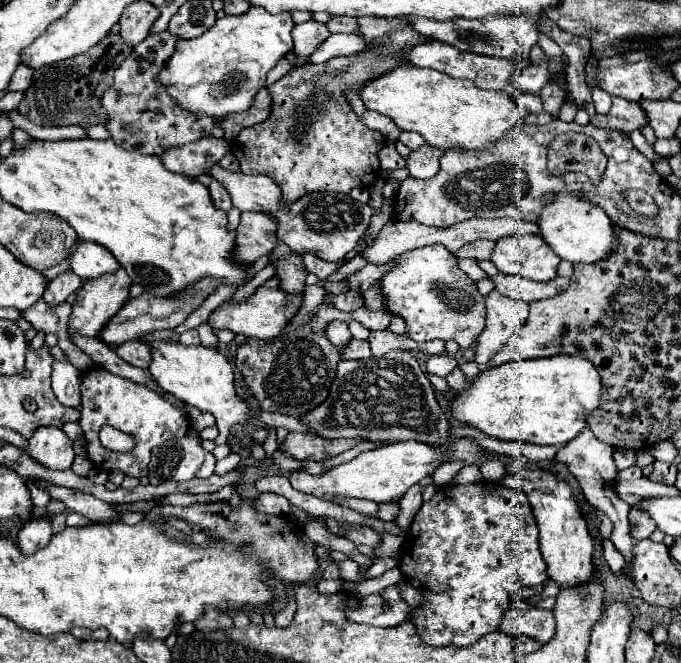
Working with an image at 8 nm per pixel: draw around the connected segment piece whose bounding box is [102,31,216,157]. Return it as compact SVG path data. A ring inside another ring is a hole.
M170 31L148 35L148 39L138 43L138 47L132 49L130 57L122 61L114 73L114 85L106 89L102 105L108 113L106 129L110 139L120 147L162 157L162 153L170 147L192 143L212 133L216 121L210 119L210 115L190 115L188 111L182 111L182 107L178 107L178 103L166 95L166 87L162 87L162 83L156 79L158 71L162 71L160 67L166 67L166 59L170 59L178 41L180 39L170 35Z

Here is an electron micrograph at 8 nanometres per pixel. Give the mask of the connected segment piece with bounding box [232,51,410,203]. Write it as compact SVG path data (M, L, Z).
M366 51L366 55L348 55L348 57L334 57L330 61L326 61L324 65L308 65L308 67L292 67L280 81L276 81L274 85L268 87L270 95L272 95L272 113L266 121L262 121L260 125L254 125L254 127L248 127L244 129L232 143L232 153L236 155L236 159L240 161L240 167L242 167L242 173L262 173L262 175L268 175L270 179L274 179L278 183L278 187L282 189L282 199L286 203L292 203L296 199L300 199L302 195L310 193L310 191L340 191L340 193L350 193L350 189L354 187L370 187L376 179L378 179L378 151L384 147L384 137L382 133L374 131L374 129L366 129L364 123L358 119L358 115L354 115L350 103L346 103L346 93L356 93L360 95L360 89L372 81L372 79L378 79L380 75L392 71L394 67L402 67L402 65L410 65L410 63L402 63L402 59L382 59L382 55L378 55L378 51Z

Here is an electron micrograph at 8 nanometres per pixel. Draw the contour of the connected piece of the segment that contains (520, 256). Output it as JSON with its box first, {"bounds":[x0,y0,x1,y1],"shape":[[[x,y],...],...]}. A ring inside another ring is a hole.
{"bounds":[490,235,560,281],"shape":[[[512,235],[496,241],[490,261],[502,273],[520,275],[532,281],[554,279],[560,259],[540,235]]]}

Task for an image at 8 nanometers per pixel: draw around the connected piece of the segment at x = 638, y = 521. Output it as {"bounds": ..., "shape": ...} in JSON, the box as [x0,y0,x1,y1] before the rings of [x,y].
{"bounds":[630,507,654,539],"shape":[[[638,507],[630,509],[630,525],[632,525],[632,535],[636,539],[646,539],[652,535],[654,527],[654,519],[650,519],[650,515],[646,515],[646,511],[638,511]]]}

